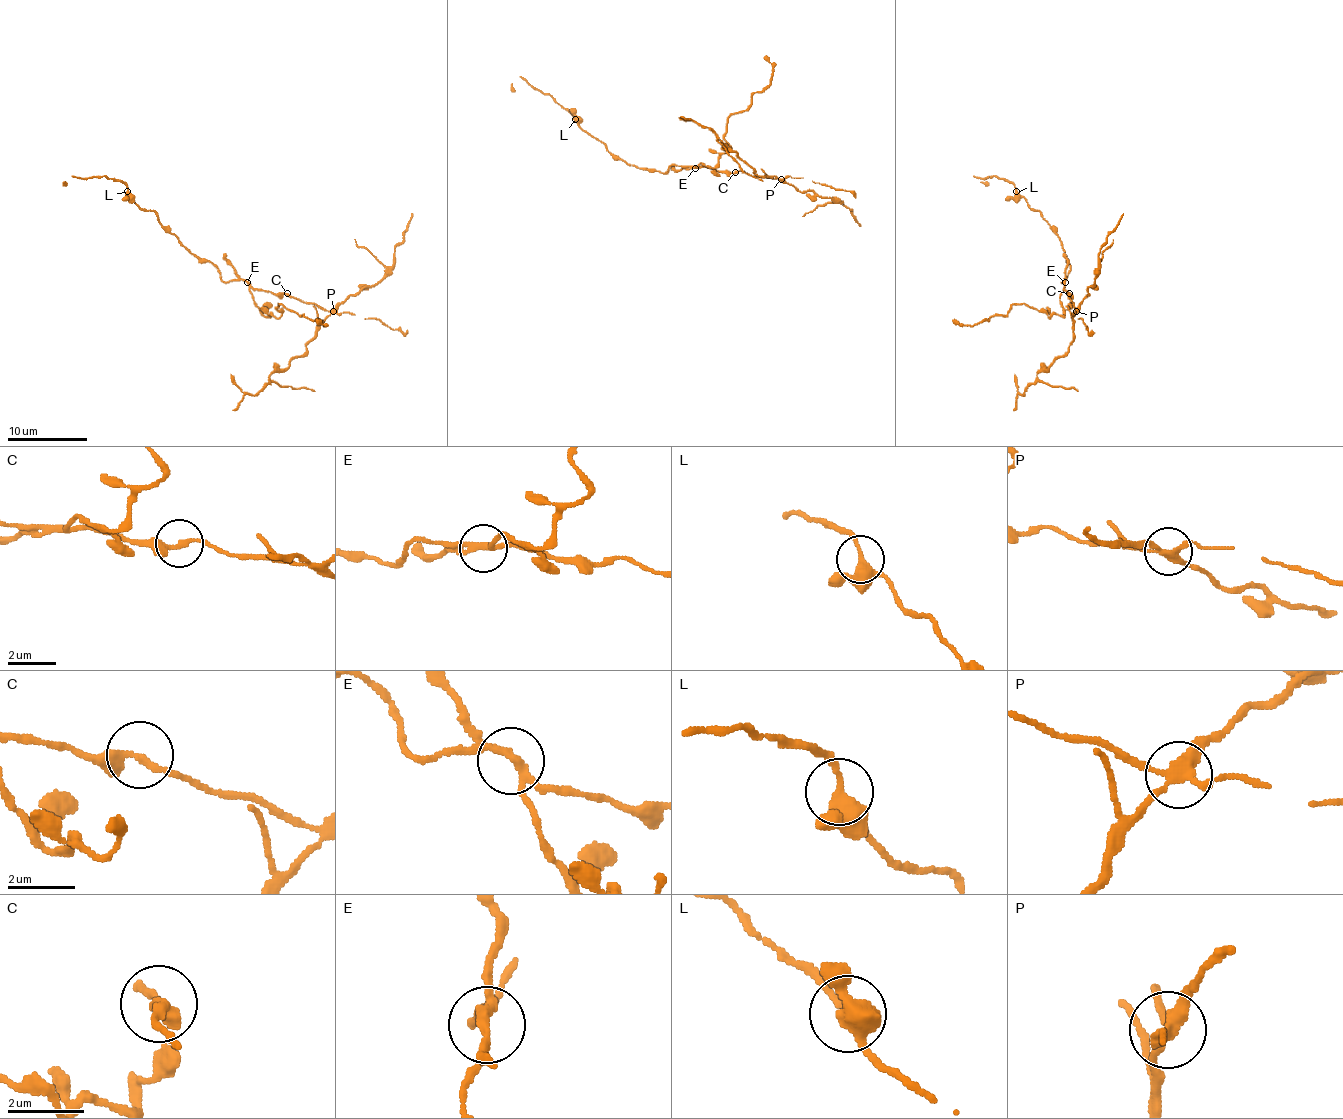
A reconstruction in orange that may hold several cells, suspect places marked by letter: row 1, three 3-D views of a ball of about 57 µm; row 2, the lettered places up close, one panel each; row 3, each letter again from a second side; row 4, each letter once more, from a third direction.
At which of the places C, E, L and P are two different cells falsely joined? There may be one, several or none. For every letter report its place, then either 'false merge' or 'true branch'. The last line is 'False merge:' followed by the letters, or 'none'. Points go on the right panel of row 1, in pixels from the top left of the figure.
C: at (1069, 293); true branch
E: at (1065, 282); false merge
L: at (1016, 191); true branch
P: at (1076, 311); false merge
False merge: E, P

